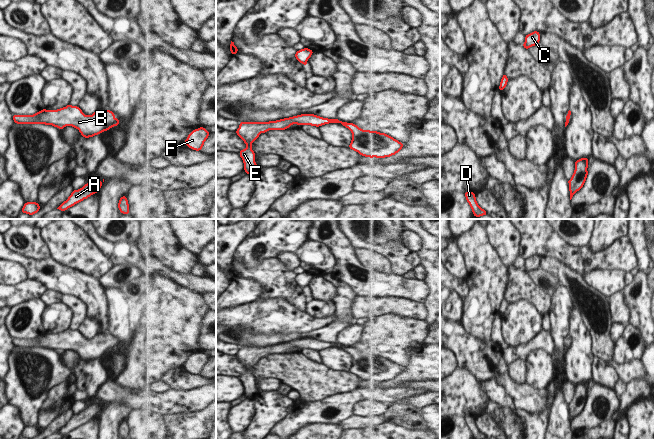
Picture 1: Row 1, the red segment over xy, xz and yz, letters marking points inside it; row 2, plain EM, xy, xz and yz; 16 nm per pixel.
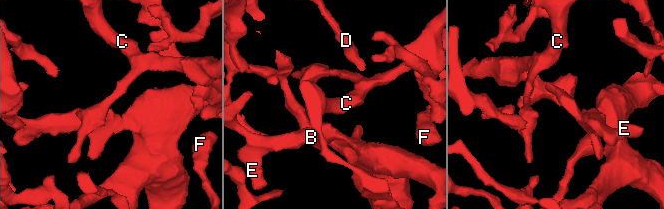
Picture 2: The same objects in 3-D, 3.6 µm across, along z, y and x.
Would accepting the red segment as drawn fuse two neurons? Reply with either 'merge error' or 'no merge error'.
no merge error

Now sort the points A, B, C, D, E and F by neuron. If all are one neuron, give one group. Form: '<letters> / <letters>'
A B C D E F

